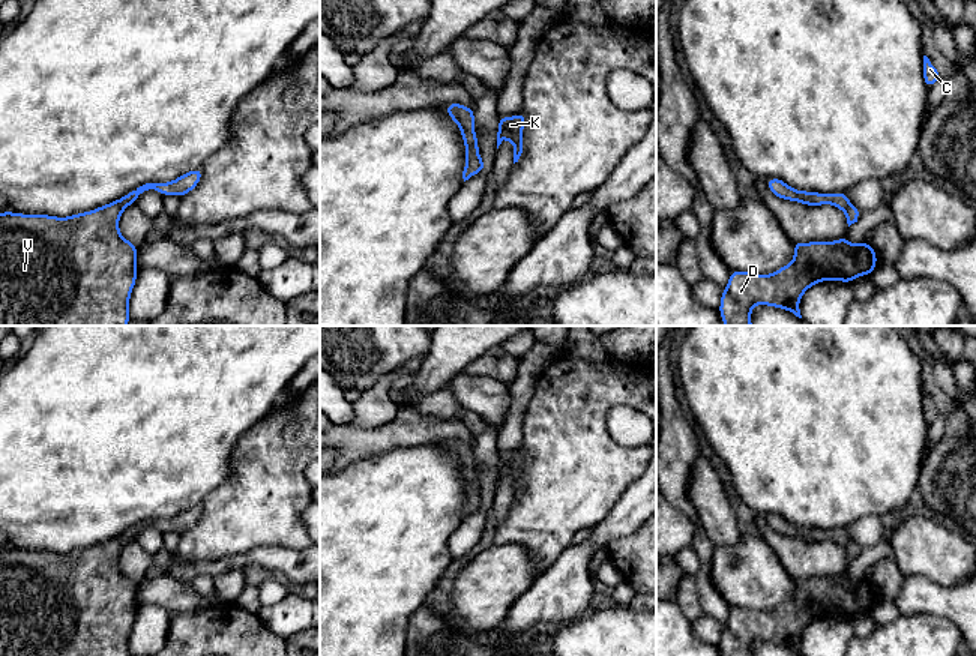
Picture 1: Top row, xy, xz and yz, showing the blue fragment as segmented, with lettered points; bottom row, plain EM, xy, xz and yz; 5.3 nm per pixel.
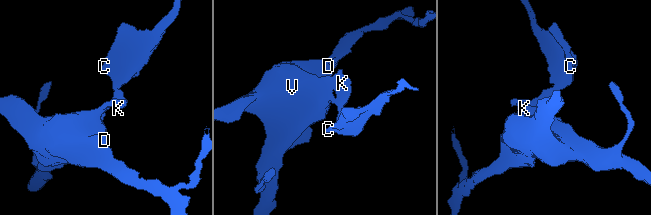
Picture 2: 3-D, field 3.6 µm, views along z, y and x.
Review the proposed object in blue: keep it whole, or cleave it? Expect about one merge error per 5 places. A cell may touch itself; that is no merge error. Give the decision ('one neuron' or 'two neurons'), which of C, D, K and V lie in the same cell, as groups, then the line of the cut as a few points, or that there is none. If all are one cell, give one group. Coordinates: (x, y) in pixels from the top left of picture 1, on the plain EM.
one neuron; C D K V; no cut

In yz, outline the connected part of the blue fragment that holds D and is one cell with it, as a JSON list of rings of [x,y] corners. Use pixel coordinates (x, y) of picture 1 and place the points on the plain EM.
[[[847,572],[835,578],[793,578],[794,593],[772,611],[733,606],[722,626],[719,650],[722,656],[751,656],[755,641],[767,641],[802,654],[799,636],[821,617],[850,620],[862,611],[874,609],[877,588],[866,576],[851,581]]]

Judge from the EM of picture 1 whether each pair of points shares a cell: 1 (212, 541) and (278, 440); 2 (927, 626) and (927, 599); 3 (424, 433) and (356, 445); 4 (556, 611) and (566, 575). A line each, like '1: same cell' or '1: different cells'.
1: same cell
2: different cells
3: same cell
4: same cell

